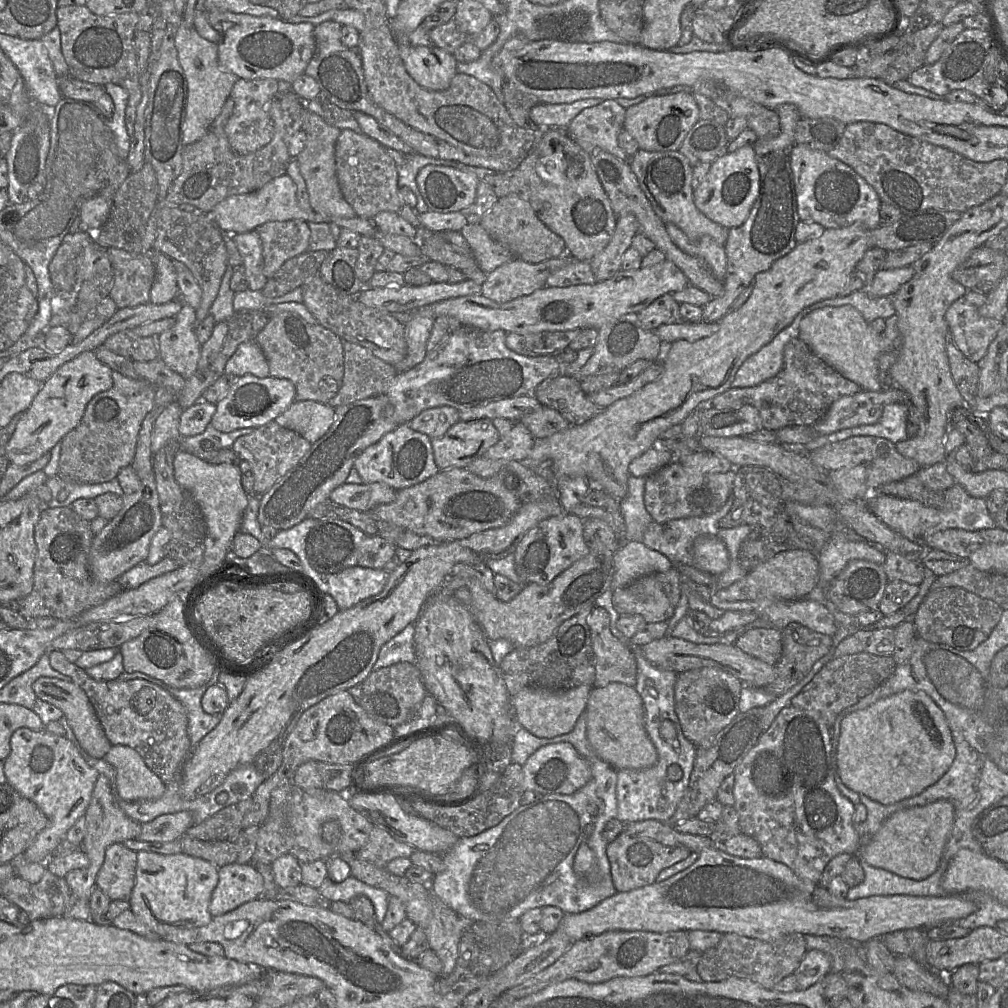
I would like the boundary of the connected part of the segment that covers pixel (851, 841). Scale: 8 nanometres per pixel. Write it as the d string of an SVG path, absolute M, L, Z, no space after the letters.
M789 705L778 713L770 727L761 735L758 742L749 750L733 772L735 777L734 808L739 816L740 832L754 838L759 843L764 857L785 864L799 878L813 883L819 883L826 865L835 856L842 853L857 855L862 840L862 836L856 832L853 825L855 805L839 791L836 785L831 749L831 728L821 715L813 710L798 709Z

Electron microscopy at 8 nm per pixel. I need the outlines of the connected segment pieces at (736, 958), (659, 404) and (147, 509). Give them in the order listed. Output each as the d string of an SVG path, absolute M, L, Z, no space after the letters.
M735 933L722 935L720 942L702 953L696 970L703 982L719 982L730 977L749 979L771 990L800 965L806 952L804 934L792 933L773 941L761 941Z
M862 224L827 228L819 237L798 243L789 253L775 260L768 270L755 275L751 295L739 309L730 310L718 322L717 332L694 342L677 340L671 343L670 351L663 355L663 373L659 378L615 401L583 424L570 425L549 437L535 439L527 463L553 485L562 476L585 477L590 483L590 489L599 487L620 503L627 494L629 464L651 448L662 432L681 424L692 411L709 404L712 398L730 389L743 362L770 343L804 308L840 295L857 263L871 247L870 230Z
M154 473L140 480L140 488L135 493L125 495L123 498L124 505L121 511L92 540L89 570L98 582L114 581L138 563L145 561L151 540L162 527L160 501Z

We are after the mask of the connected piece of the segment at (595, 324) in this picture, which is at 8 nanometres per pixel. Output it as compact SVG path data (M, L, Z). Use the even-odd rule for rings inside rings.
M664 261L639 269L620 269L614 276L594 284L581 284L569 287L544 286L529 295L520 296L505 303L497 303L481 294L473 294L441 300L421 308L431 310L433 316L442 315L456 318L463 326L493 332L503 330L507 333L531 334L543 331L567 331L582 328L600 329L605 324L629 313L639 313L655 299L666 294L683 290L690 285L685 274L671 261Z

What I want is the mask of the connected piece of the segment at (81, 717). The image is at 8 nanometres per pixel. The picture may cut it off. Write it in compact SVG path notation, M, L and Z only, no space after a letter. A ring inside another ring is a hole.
M40 677L33 683L33 690L38 699L56 706L63 712L80 746L89 756L102 759L109 752L112 745L88 696L78 685L57 678Z

